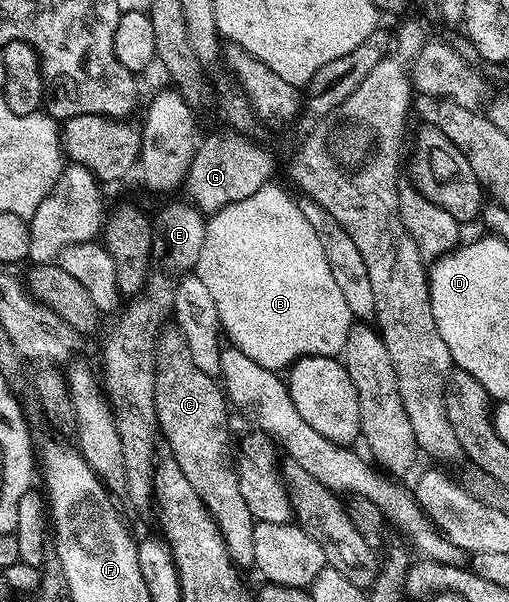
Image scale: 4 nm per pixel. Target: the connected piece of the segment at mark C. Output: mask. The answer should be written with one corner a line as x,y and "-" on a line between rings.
171,330
163,335
156,345
156,386
154,387
154,413
158,419
157,431
166,439
169,455
184,470
184,478
192,482
196,494
204,502
210,516
214,519
226,550
235,565
253,565
254,555
252,554
252,534
254,533
255,519
248,510
248,502
244,502
244,494
240,494
238,485
238,473
232,463
232,452
230,456
230,412
225,391
220,387
215,377
204,374
196,362
192,362
192,350
188,350
186,340
182,333

